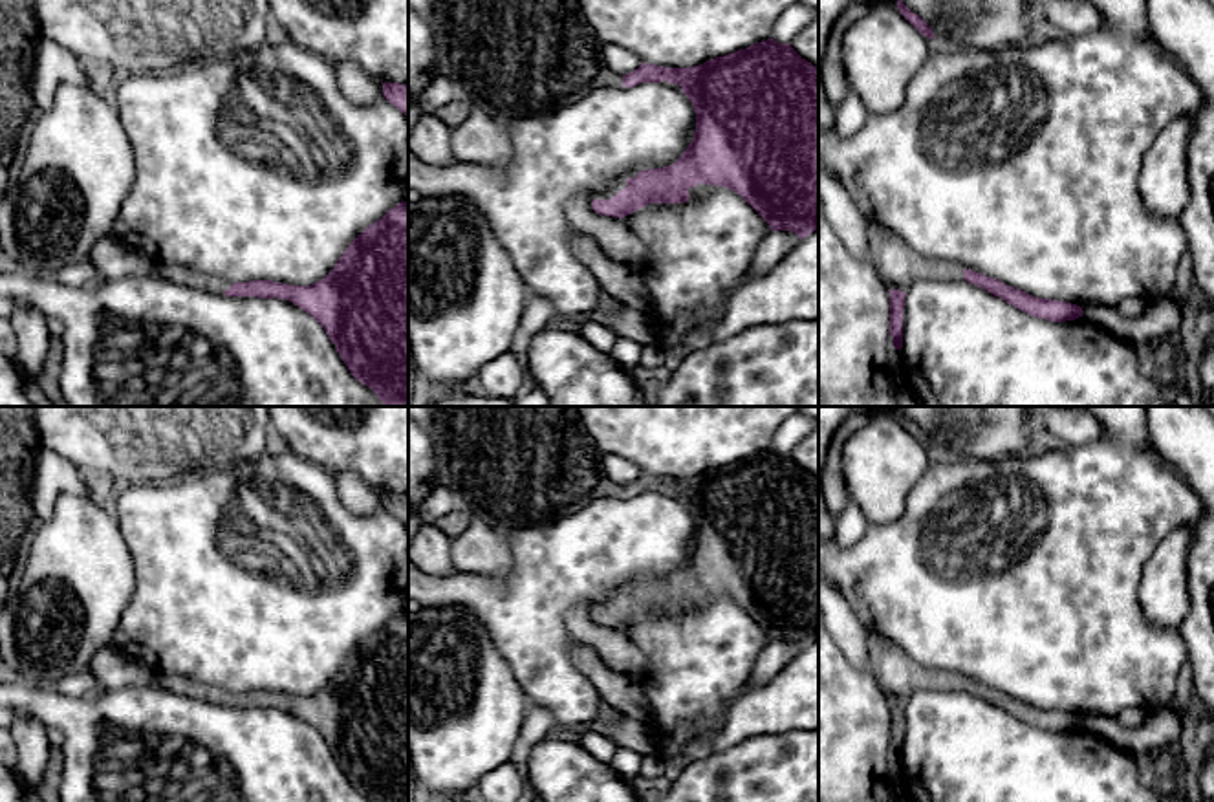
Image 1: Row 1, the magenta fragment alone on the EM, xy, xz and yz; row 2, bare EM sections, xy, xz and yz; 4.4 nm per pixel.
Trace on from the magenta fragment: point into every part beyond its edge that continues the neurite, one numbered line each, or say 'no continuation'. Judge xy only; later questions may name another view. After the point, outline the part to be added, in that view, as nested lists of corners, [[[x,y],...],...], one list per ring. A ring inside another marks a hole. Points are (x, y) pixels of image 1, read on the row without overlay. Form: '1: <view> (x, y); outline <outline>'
1: xy (184, 685); outline [[[159,674],[157,681],[161,687],[176,694],[190,696],[209,703],[225,703],[233,696],[233,692],[222,687],[201,683],[178,674]]]

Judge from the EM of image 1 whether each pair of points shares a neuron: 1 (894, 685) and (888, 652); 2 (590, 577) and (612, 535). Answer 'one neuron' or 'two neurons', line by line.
1: one neuron
2: one neuron

